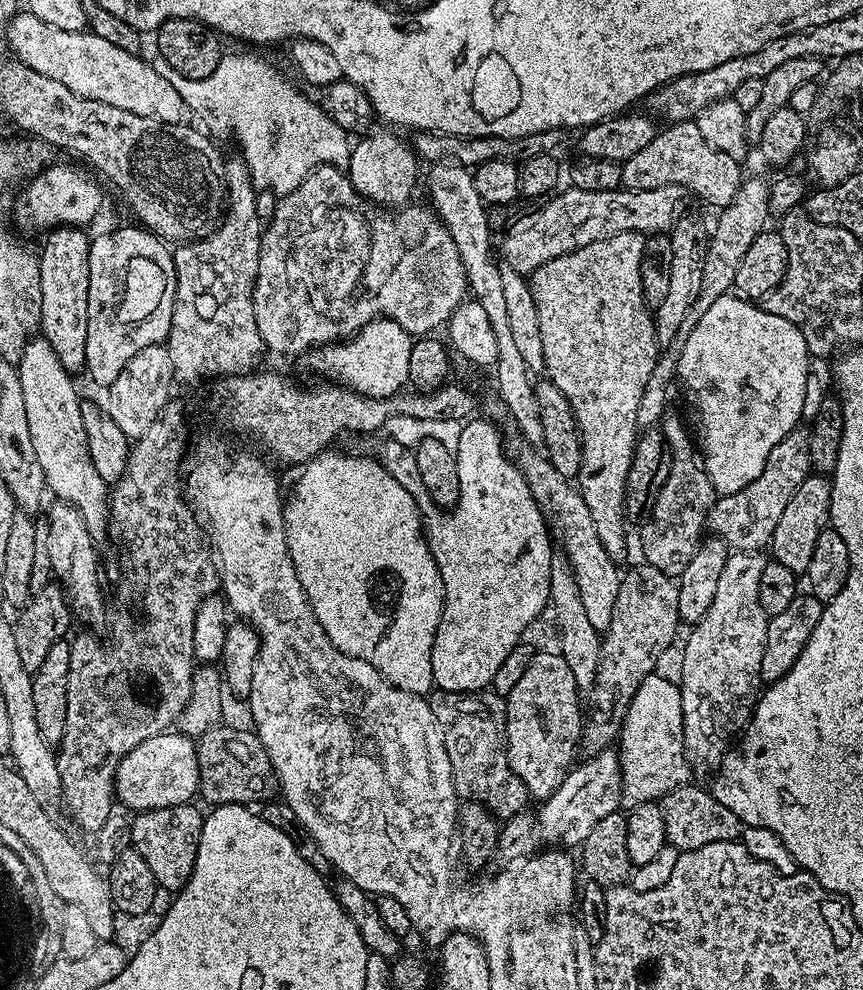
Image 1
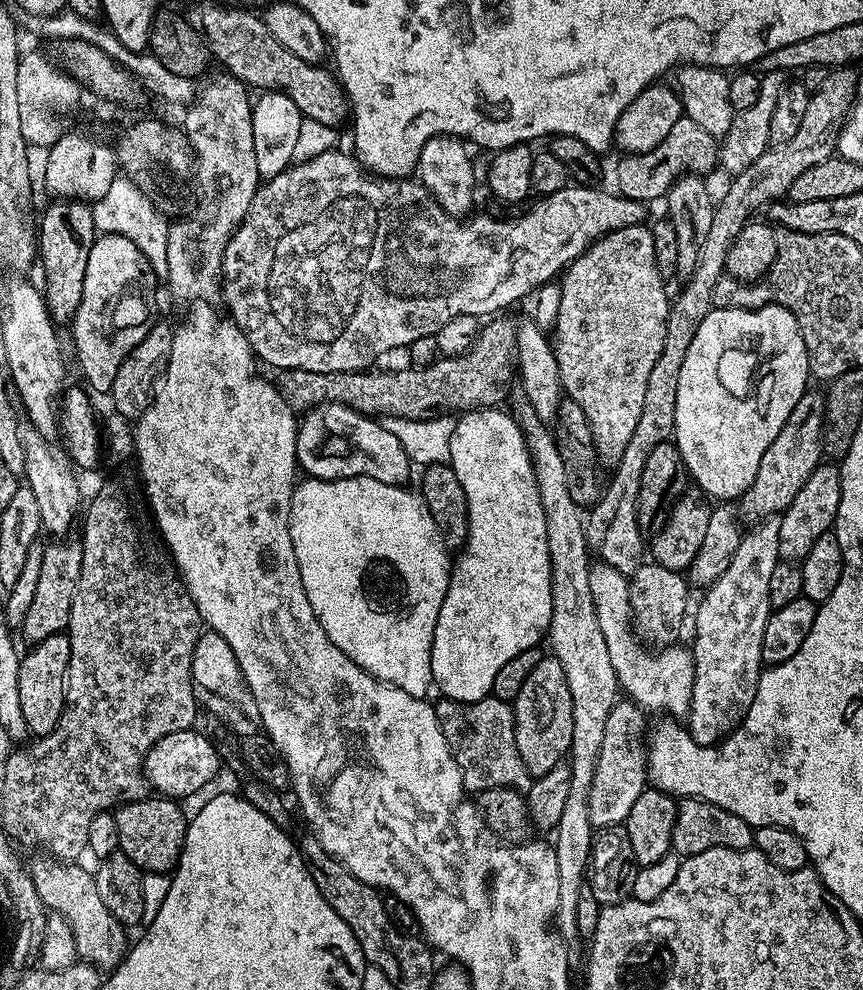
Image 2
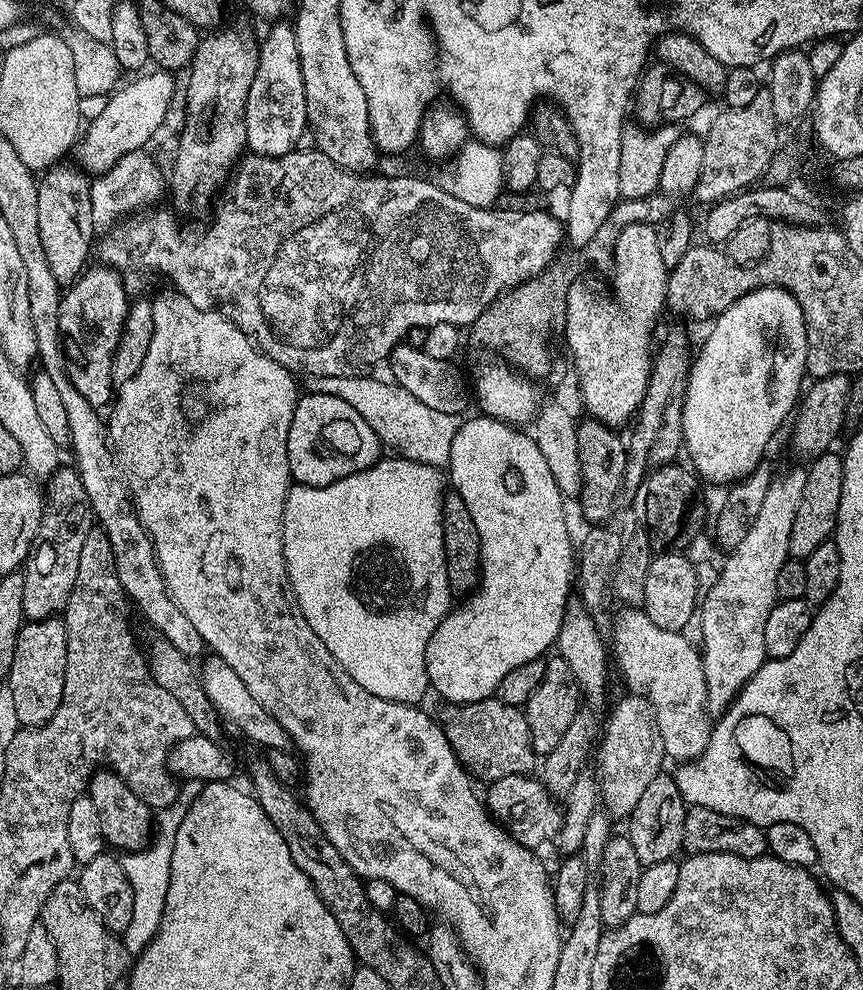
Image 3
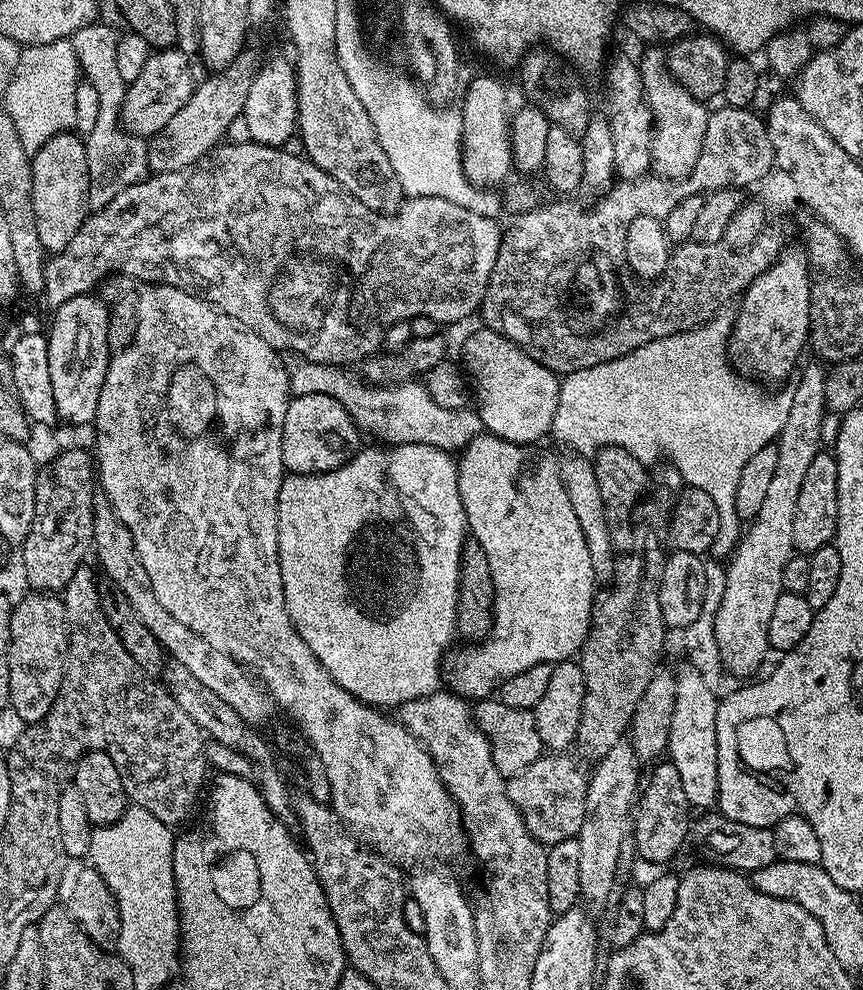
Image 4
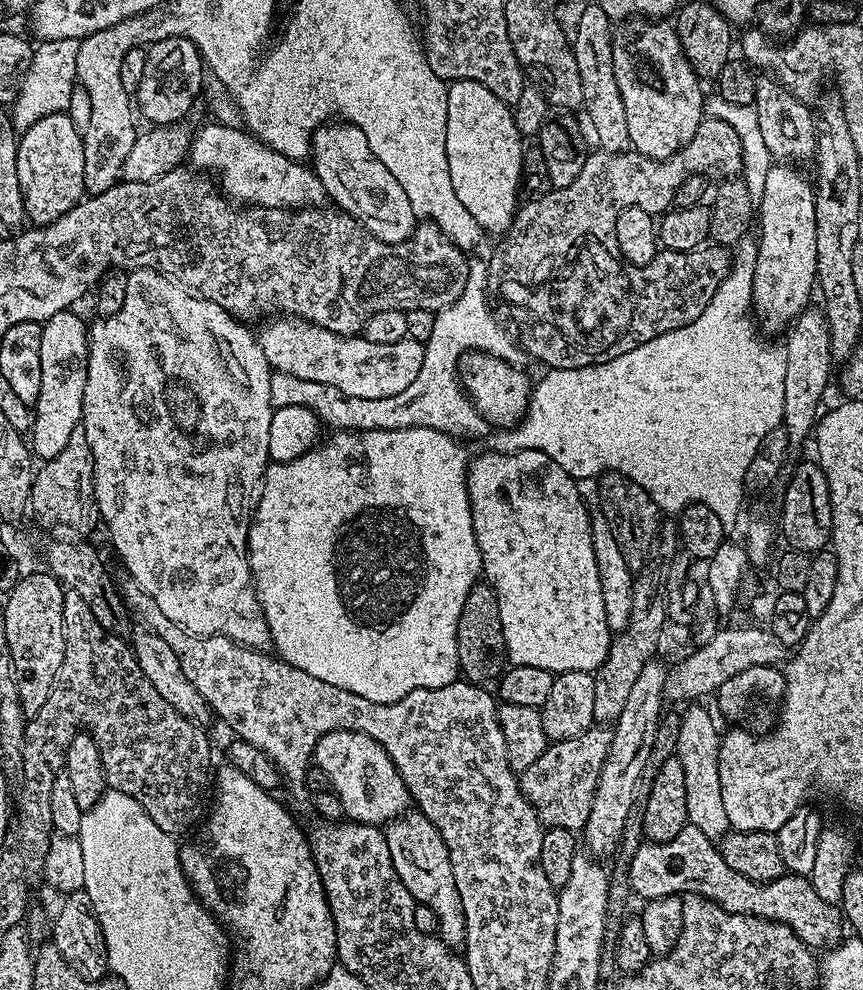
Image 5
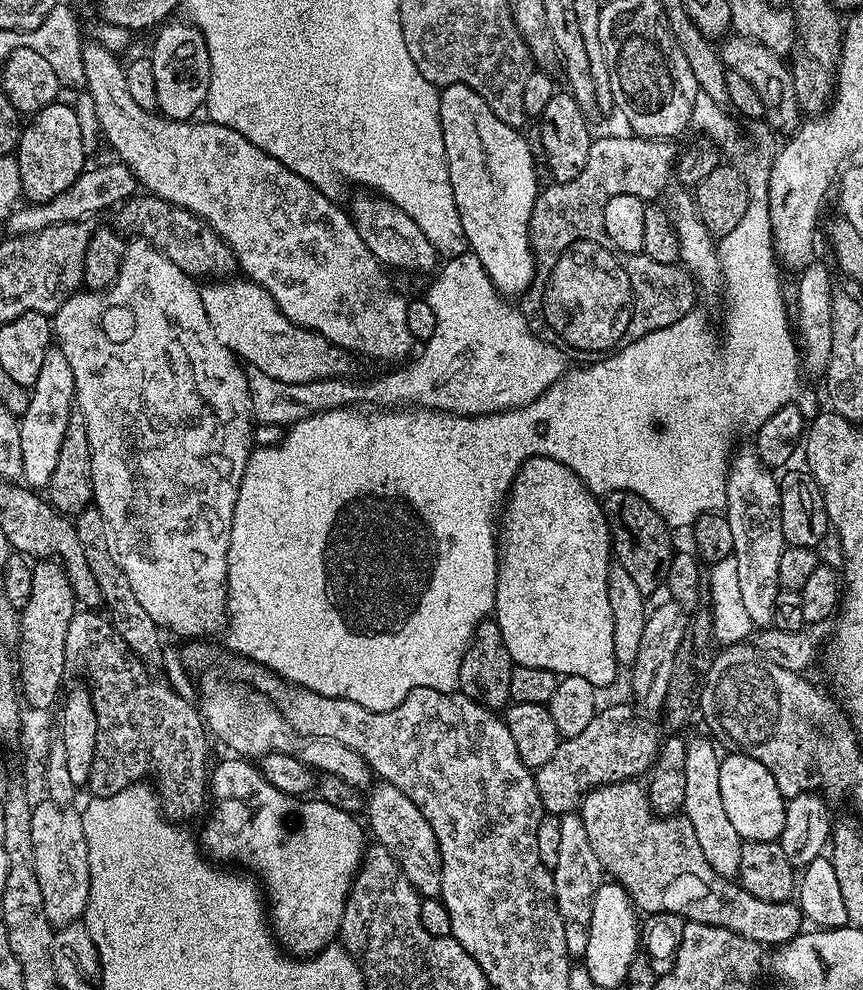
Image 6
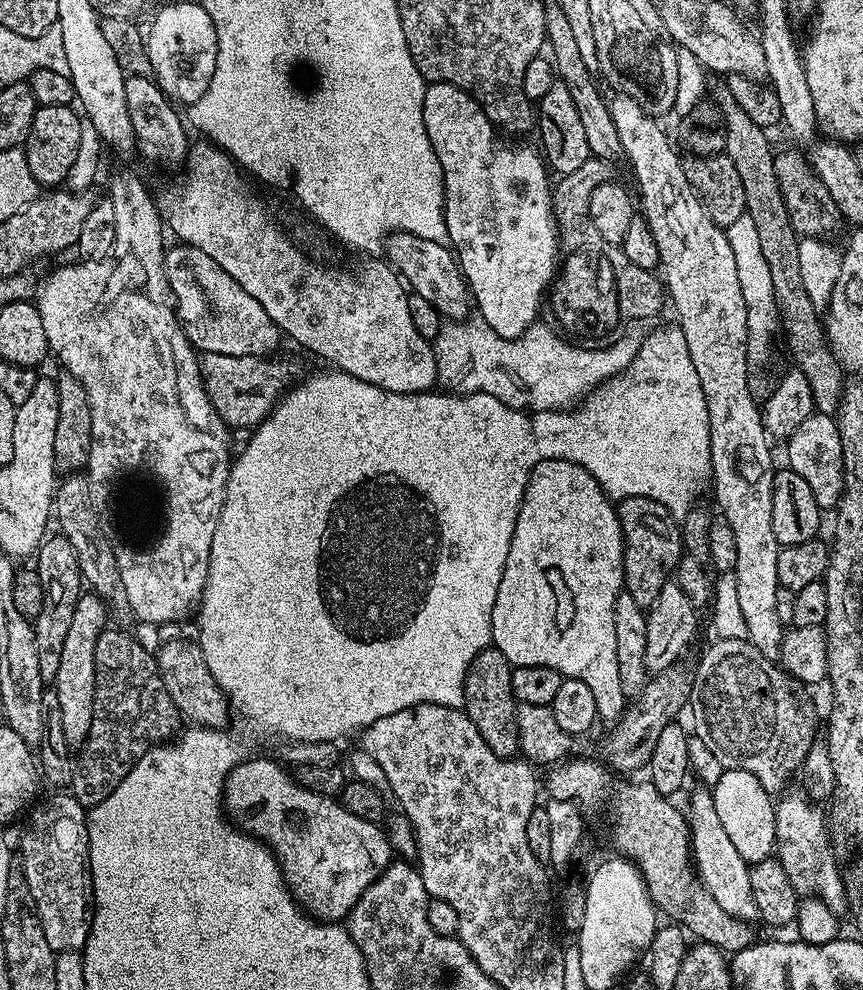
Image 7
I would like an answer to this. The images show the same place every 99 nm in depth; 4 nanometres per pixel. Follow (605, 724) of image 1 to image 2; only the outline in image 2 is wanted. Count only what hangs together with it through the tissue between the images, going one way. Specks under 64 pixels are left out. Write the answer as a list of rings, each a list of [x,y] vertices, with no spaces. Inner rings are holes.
[[[644,562],[632,573],[628,589],[632,627],[636,629],[636,635],[652,646],[675,645],[679,641],[676,639],[680,636],[680,623],[688,612],[689,581],[679,572],[666,570],[666,566]]]

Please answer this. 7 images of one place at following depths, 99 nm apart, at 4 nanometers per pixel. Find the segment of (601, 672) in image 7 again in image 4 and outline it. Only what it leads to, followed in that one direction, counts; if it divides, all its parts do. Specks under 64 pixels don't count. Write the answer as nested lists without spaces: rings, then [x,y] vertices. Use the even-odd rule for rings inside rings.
[[[481,434],[458,456],[458,490],[468,519],[468,532],[480,543],[482,550],[486,550],[496,591],[492,631],[479,642],[465,643],[465,648],[453,647],[442,661],[442,680],[447,691],[469,702],[491,697],[503,680],[521,670],[530,670],[530,666],[553,665],[573,659],[588,636],[598,577],[590,562],[586,534],[582,534],[582,526],[578,526],[566,486],[562,486],[557,457],[547,456],[538,448]]]

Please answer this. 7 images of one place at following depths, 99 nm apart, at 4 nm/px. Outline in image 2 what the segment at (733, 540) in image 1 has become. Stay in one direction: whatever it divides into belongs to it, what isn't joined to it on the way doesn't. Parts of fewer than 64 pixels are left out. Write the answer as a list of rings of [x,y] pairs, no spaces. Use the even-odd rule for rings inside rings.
[[[809,390],[798,398],[798,406],[790,410],[790,418],[786,418],[786,426],[778,430],[778,438],[770,442],[770,450],[762,454],[762,462],[758,466],[758,474],[743,496],[738,500],[739,515],[748,522],[767,520],[769,516],[783,513],[784,509],[794,502],[794,494],[802,490],[802,482],[810,478],[810,474],[822,462],[822,426],[824,425],[824,392]]]

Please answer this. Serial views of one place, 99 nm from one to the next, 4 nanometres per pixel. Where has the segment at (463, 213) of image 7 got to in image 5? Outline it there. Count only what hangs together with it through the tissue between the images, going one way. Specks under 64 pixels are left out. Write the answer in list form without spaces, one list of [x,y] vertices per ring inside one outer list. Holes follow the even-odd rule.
[[[453,80],[448,84],[448,101],[446,102],[446,162],[450,166],[450,178],[454,186],[454,194],[458,194],[458,202],[462,202],[462,206],[466,206],[466,210],[470,210],[470,218],[474,218],[474,222],[478,222],[478,226],[485,233],[498,232],[504,234],[508,231],[508,227],[512,224],[512,220],[516,217],[518,211],[518,199],[516,195],[520,192],[520,175],[524,172],[524,144],[525,141],[520,135],[518,126],[512,117],[512,109],[509,105],[504,104],[503,100],[497,95],[492,94],[484,85],[480,85],[476,81]]]

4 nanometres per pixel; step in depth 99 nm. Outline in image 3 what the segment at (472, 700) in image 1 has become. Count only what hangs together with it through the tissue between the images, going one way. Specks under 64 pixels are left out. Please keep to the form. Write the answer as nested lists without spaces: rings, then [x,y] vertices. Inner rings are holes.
[[[489,698],[469,704],[448,704],[445,709],[442,727],[446,738],[473,777],[481,776],[484,782],[491,782],[510,774],[523,776],[537,767],[538,753],[532,748],[528,720],[520,708]]]

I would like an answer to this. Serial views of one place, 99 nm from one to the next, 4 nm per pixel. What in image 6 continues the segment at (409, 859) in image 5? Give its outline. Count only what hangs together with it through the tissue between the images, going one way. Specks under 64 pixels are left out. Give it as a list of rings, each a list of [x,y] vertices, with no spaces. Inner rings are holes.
[[[380,782],[371,792],[366,800],[366,817],[368,816],[371,835],[372,832],[376,835],[373,836],[375,843],[386,846],[388,853],[398,862],[402,874],[406,874],[406,878],[421,897],[439,897],[443,886],[443,866],[438,850],[438,838],[434,838],[430,822],[426,822],[422,810],[414,806],[414,802],[410,802],[410,798],[406,798],[406,794],[398,790],[398,786]]]

